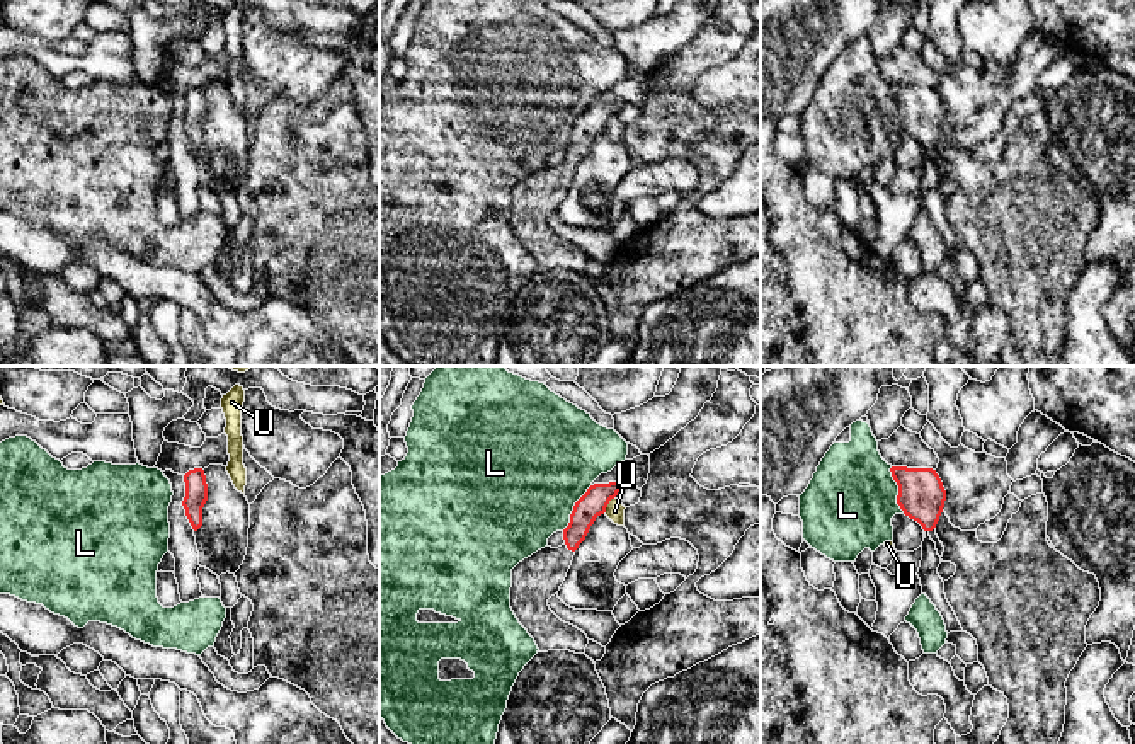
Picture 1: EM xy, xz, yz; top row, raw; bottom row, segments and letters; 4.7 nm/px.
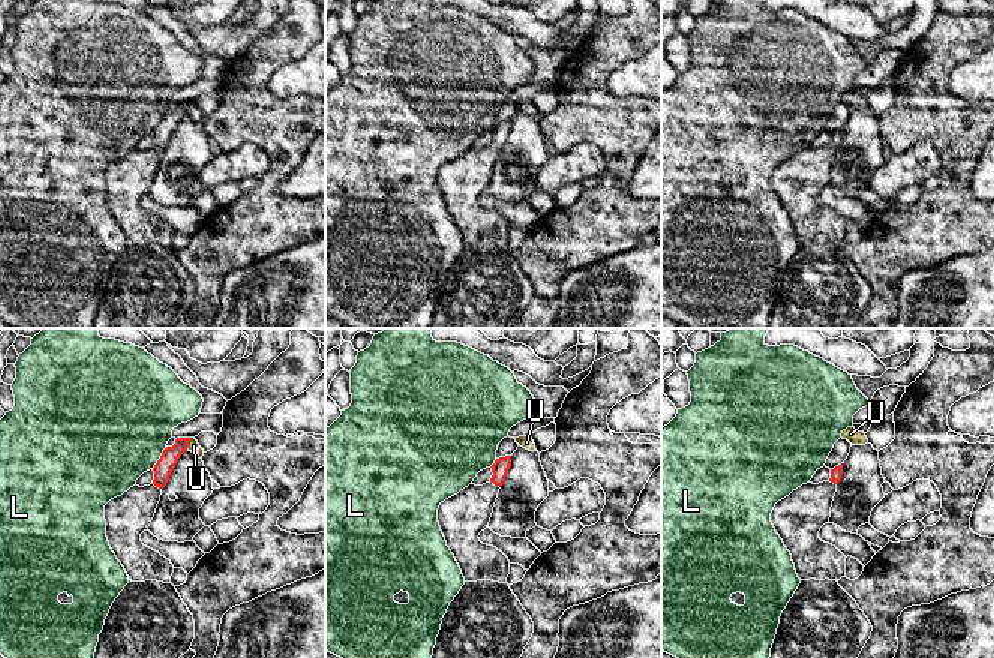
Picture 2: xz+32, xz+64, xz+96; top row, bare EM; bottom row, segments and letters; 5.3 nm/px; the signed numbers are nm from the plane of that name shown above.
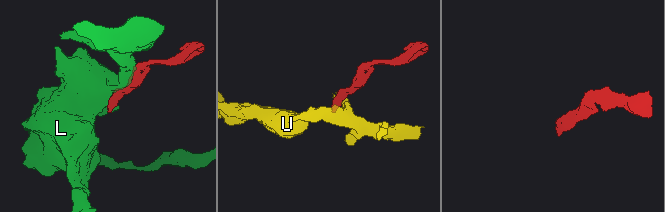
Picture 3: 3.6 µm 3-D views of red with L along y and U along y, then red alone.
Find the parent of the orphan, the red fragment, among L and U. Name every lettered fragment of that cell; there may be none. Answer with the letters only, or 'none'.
none

